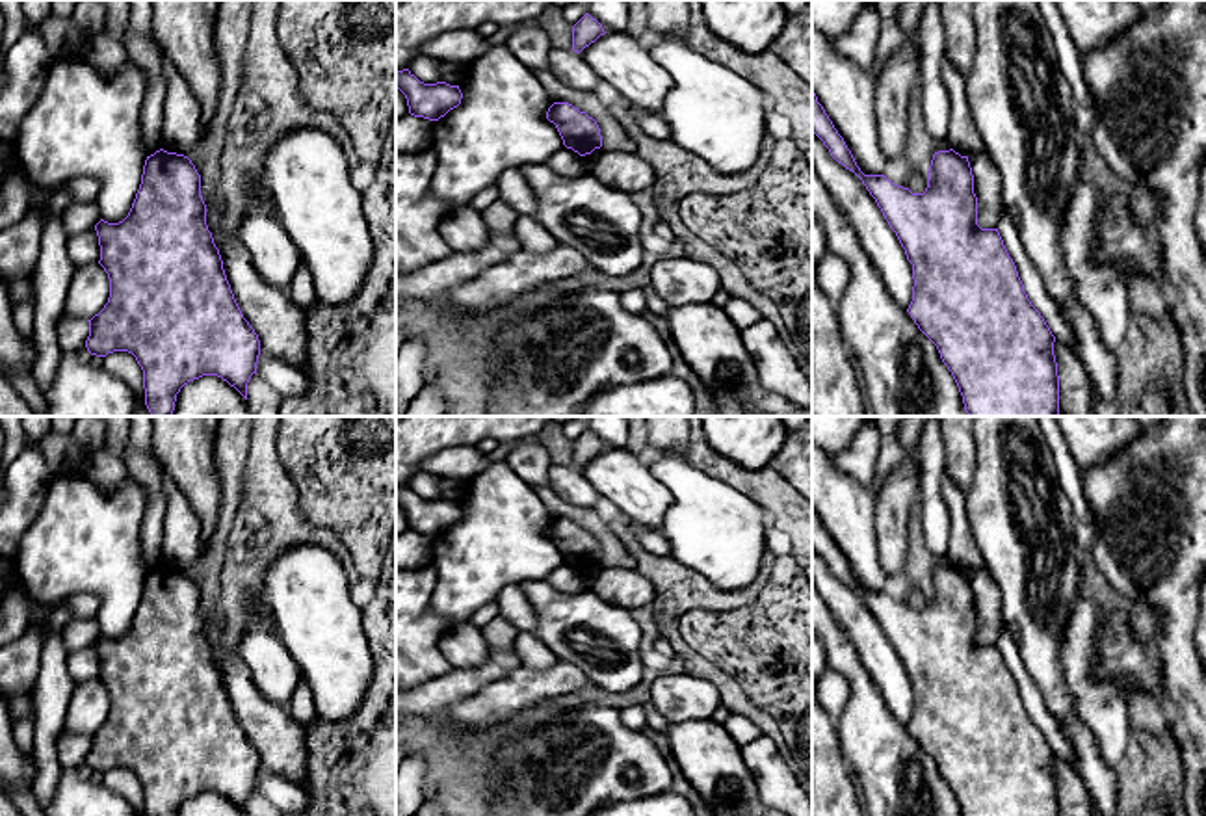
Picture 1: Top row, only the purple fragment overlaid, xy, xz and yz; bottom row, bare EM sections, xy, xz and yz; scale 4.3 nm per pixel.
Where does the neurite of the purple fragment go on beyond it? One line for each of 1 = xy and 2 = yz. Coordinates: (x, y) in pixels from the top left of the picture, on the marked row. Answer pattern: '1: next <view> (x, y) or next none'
1: next none
2: next none

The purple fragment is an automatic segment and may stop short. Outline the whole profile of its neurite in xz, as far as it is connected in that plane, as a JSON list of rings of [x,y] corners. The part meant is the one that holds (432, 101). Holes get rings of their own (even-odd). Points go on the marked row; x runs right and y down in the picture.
[[[409,69],[396,71],[396,89],[405,95],[411,115],[429,121],[439,121],[463,99],[459,86],[424,84]]]

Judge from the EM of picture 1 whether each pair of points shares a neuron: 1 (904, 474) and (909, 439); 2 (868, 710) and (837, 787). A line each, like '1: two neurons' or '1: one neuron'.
1: one neuron
2: two neurons

